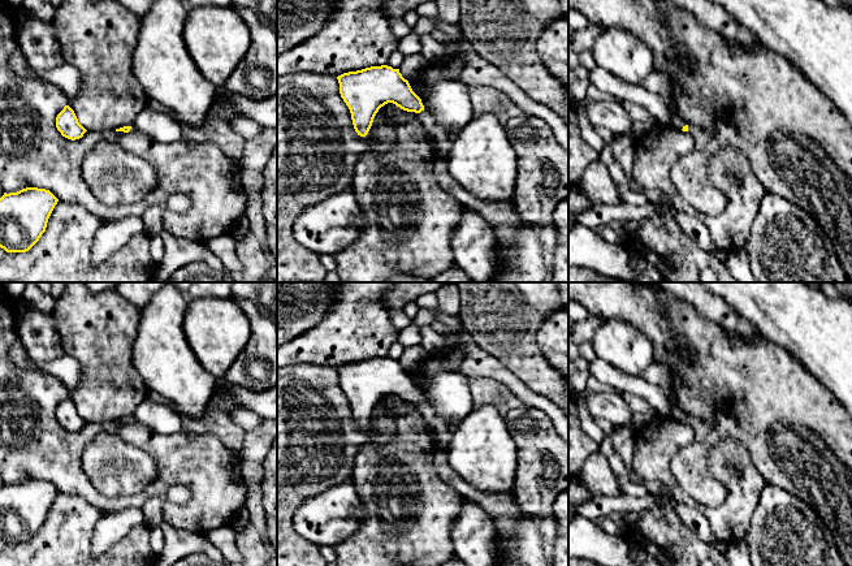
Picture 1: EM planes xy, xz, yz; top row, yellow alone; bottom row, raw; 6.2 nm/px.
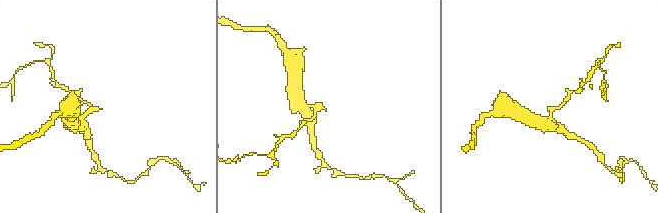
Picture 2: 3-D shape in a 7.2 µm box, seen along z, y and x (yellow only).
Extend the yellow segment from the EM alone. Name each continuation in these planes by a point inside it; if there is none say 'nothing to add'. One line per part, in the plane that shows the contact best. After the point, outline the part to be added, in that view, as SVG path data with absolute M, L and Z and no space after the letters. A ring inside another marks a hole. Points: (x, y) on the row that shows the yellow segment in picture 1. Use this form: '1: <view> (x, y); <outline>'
1: yz (701, 138); M688 125L688 133L691 133L695 139L696 150L706 148L712 141L712 135L697 126Z

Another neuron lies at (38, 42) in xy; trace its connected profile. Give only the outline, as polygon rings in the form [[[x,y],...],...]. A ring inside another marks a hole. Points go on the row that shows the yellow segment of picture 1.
[[[22,16],[17,23],[17,40],[33,69],[51,70],[65,62],[51,20]]]

